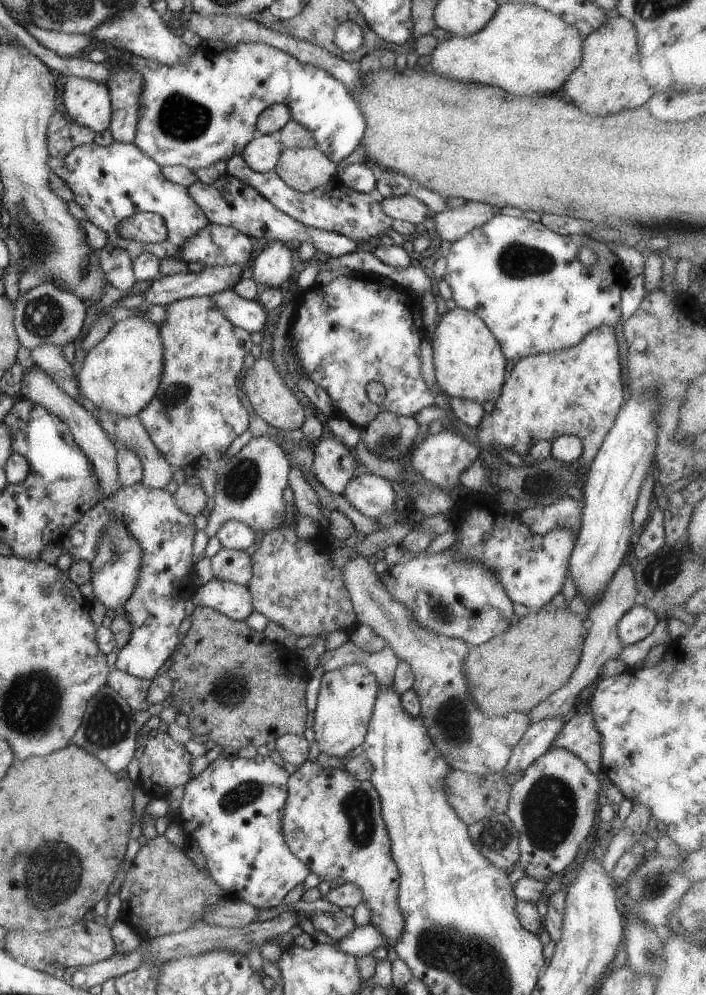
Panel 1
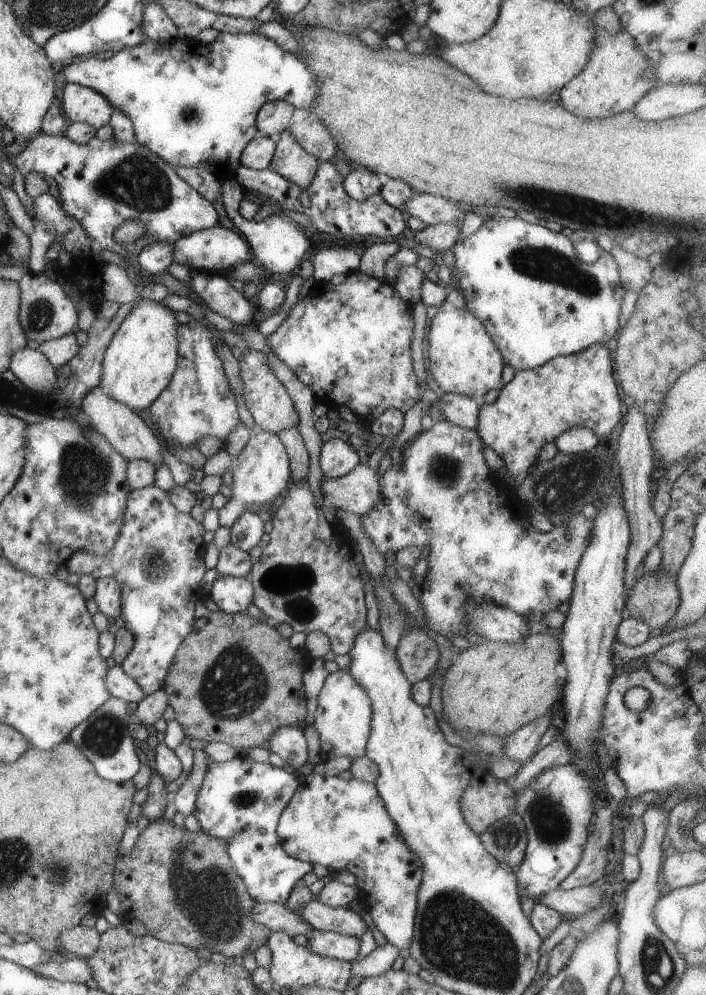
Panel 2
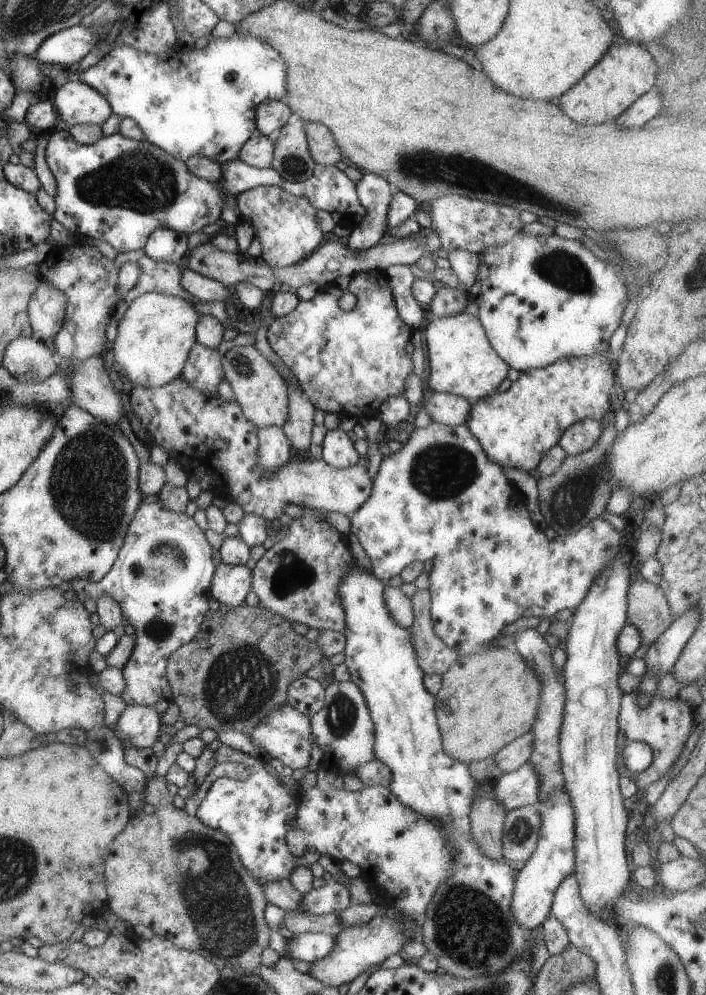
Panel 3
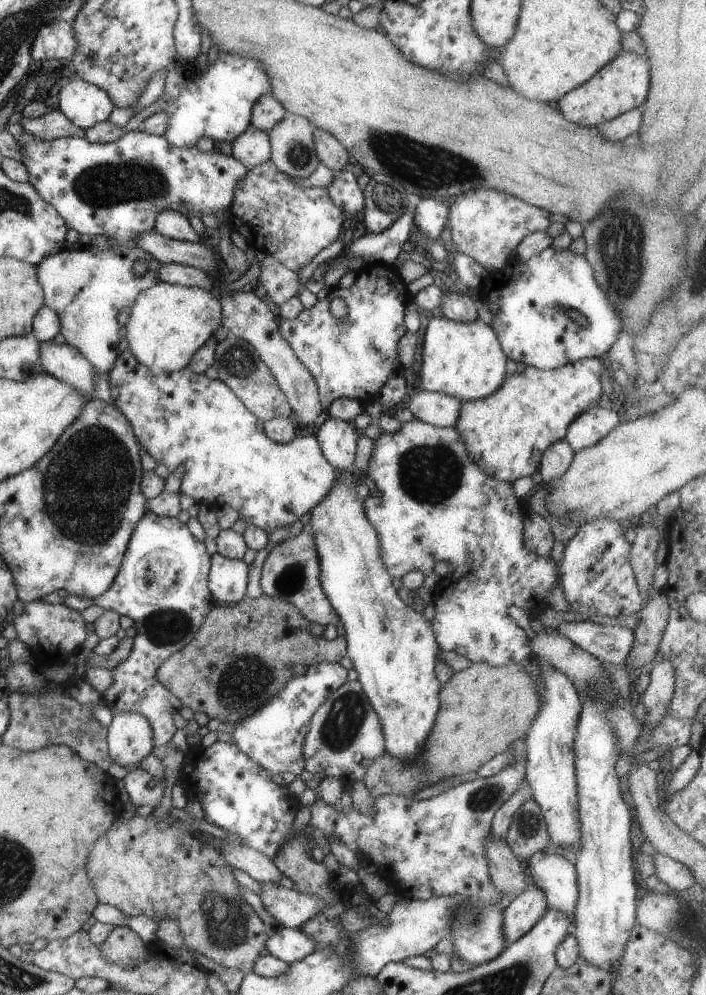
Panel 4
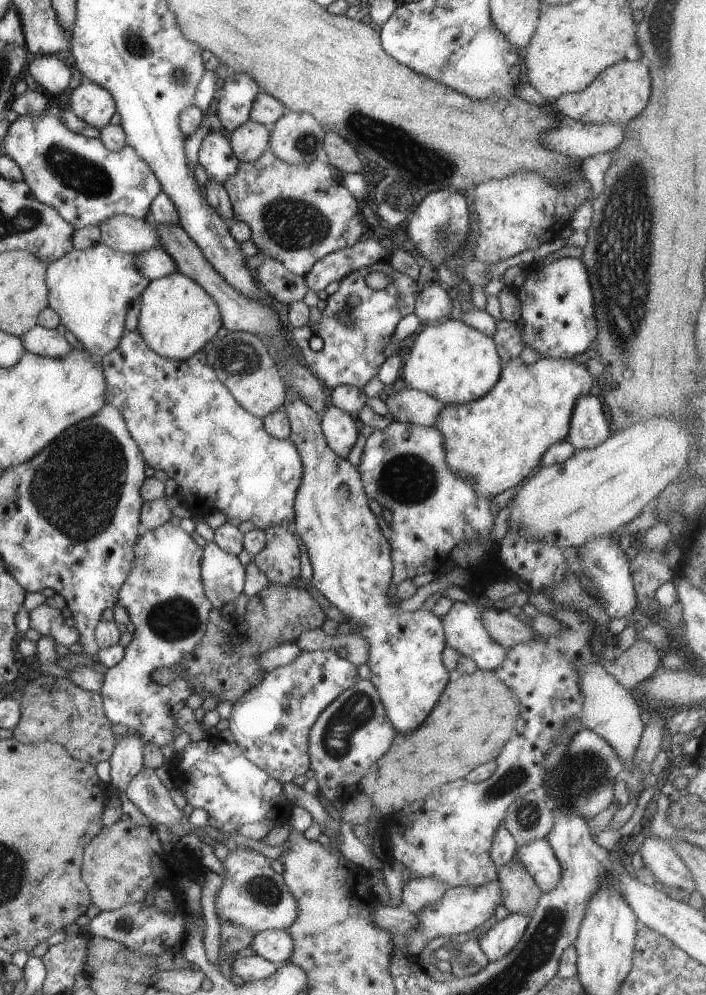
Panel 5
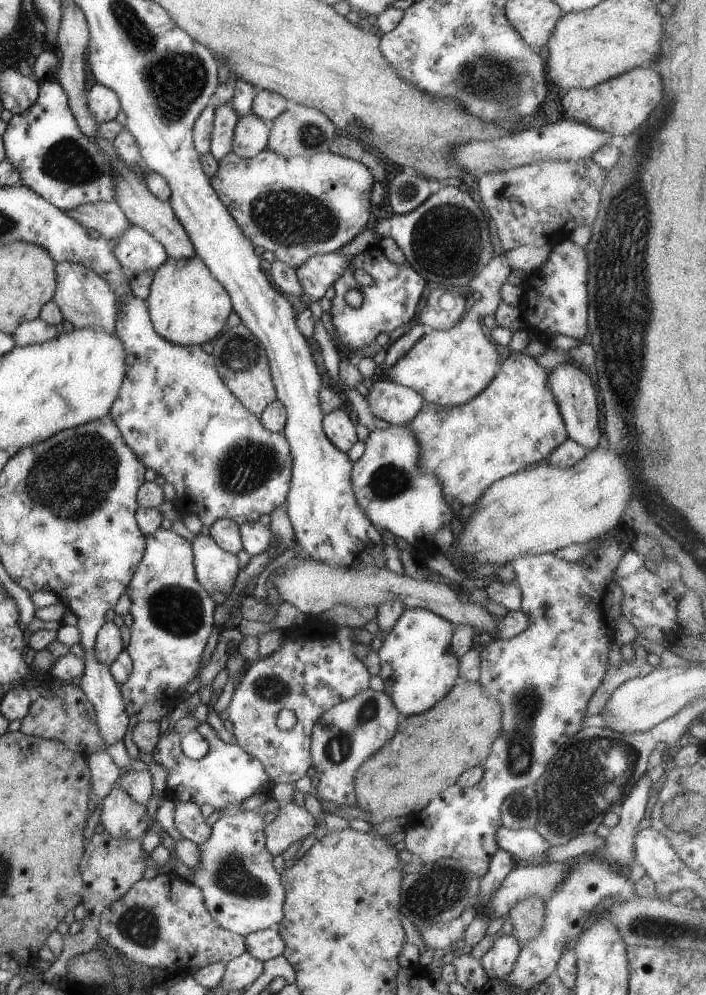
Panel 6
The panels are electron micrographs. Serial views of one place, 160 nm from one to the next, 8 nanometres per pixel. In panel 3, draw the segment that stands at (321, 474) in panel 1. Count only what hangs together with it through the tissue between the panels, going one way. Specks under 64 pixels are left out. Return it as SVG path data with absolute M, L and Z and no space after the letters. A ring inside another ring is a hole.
M338 428L325 431L321 445L321 456L325 463L336 469L362 462L362 458L353 449L353 442L349 436Z

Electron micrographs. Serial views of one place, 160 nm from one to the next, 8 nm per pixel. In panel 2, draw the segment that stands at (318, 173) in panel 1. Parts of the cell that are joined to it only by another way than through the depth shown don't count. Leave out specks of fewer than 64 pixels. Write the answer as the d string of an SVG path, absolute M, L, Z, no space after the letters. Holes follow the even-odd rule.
M283 130L275 137L274 154L268 169L289 180L297 188L305 190L313 180L320 161L303 151L293 140L289 130Z

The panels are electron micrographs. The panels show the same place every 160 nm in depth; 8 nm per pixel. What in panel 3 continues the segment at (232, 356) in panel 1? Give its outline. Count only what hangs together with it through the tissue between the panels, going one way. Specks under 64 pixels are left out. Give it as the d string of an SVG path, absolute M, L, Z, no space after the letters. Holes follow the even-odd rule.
M193 343L179 377L208 397L217 395L216 386L223 380L219 353L200 343Z

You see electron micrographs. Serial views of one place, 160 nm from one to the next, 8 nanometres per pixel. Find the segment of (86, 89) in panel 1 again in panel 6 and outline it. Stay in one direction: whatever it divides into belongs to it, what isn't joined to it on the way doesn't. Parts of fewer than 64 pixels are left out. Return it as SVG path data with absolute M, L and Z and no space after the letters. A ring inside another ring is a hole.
M100 83L93 84L86 92L86 103L92 119L97 124L114 119L120 108L118 96L113 89Z

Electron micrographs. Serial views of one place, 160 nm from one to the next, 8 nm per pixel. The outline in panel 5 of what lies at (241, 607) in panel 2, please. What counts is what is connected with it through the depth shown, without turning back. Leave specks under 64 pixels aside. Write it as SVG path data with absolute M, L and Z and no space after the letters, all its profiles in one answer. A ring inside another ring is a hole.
M213 541L202 548L200 576L204 595L216 609L234 601L244 587L244 567L235 555L223 552Z

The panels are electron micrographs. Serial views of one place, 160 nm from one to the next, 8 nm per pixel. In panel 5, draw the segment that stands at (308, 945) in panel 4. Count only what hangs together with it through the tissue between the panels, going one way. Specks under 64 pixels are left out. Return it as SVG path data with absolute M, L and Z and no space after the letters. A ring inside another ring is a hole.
M265 929L252 936L249 946L261 958L272 963L285 963L293 948L291 937L285 929Z

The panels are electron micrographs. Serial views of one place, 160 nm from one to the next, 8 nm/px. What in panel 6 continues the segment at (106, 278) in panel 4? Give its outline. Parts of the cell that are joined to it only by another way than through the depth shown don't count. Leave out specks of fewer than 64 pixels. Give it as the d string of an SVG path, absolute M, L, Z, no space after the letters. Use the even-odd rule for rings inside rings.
M61 261L55 265L56 287L52 301L59 307L62 317L74 328L99 327L108 333L114 332L115 313L119 302L102 276L86 266Z

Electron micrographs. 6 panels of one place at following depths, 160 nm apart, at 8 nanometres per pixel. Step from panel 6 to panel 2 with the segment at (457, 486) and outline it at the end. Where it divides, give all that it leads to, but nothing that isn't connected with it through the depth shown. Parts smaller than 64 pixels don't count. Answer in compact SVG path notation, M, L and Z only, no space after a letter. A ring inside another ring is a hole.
M597 342L583 348L582 352L555 356L537 368L515 371L513 378L499 388L497 400L479 408L475 430L482 444L499 456L505 467L507 482L513 482L515 486L537 462L539 448L543 444L552 442L559 434L571 428L587 428L597 440L606 441L614 433L615 425L621 422L620 412L619 390L613 380L609 351L605 342Z

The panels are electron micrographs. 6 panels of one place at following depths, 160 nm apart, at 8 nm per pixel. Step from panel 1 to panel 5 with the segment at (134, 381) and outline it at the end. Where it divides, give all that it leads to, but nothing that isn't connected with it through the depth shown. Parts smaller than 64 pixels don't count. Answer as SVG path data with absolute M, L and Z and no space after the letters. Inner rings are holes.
M179 271L148 281L140 294L140 313L136 324L144 343L157 355L171 360L185 360L191 354L202 350L207 341L215 340L215 332L221 324L220 310L211 295L200 284Z

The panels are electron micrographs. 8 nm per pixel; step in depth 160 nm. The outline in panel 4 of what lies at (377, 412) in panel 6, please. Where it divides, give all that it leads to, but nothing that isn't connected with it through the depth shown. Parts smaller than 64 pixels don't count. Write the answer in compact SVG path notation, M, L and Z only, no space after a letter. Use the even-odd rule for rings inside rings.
M420 389L403 404L413 418L435 427L454 427L461 401L450 395Z

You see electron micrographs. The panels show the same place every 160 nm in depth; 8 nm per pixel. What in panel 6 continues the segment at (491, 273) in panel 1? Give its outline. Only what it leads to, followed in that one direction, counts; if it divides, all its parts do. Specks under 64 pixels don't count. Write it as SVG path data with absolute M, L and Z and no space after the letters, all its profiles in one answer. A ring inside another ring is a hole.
M562 240L550 246L551 252L545 262L527 274L523 284L521 313L546 336L562 334L575 340L587 339L587 257L579 245Z

